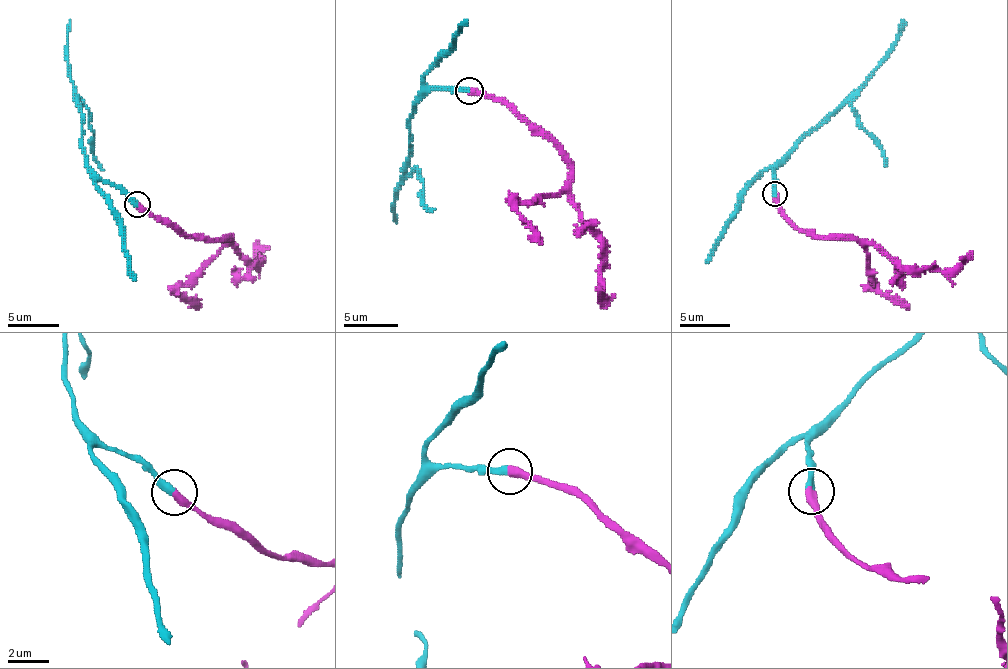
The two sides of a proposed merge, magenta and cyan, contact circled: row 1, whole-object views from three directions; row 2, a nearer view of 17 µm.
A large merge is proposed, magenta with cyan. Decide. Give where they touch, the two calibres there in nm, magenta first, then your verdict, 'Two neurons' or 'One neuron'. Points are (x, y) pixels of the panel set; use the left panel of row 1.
Place: (137, 204). Thickness 420 nm (magenta) against 360 nm. One neuron

